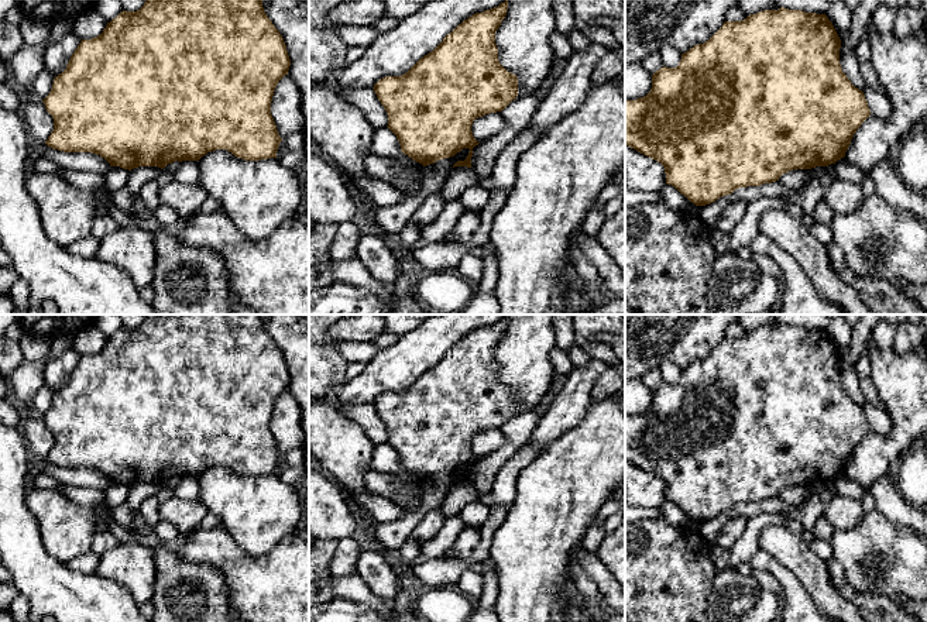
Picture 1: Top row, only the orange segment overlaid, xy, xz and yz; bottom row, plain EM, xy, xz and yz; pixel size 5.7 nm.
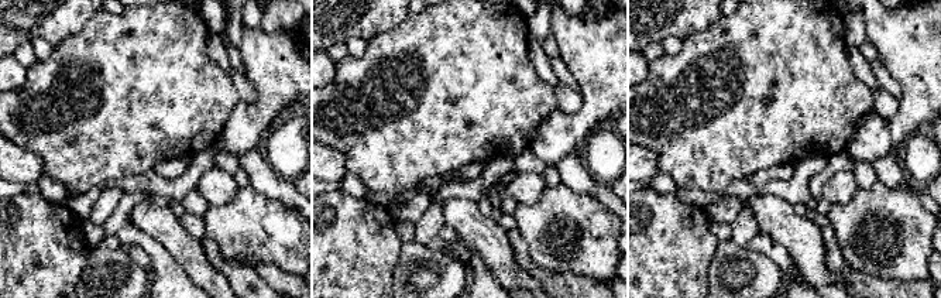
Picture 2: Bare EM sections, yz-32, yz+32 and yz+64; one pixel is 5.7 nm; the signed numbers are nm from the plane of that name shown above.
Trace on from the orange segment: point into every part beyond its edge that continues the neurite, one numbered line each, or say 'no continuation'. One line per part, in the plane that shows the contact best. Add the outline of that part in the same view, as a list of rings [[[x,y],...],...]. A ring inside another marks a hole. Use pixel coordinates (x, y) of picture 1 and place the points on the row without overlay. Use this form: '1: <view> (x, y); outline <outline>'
no continuation

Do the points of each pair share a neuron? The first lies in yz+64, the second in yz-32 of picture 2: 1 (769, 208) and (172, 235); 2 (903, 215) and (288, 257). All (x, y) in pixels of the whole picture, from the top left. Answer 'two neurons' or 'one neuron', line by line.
1: one neuron
2: one neuron

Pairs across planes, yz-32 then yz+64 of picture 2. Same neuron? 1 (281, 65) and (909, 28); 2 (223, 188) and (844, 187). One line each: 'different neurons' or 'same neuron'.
1: same neuron
2: same neuron

